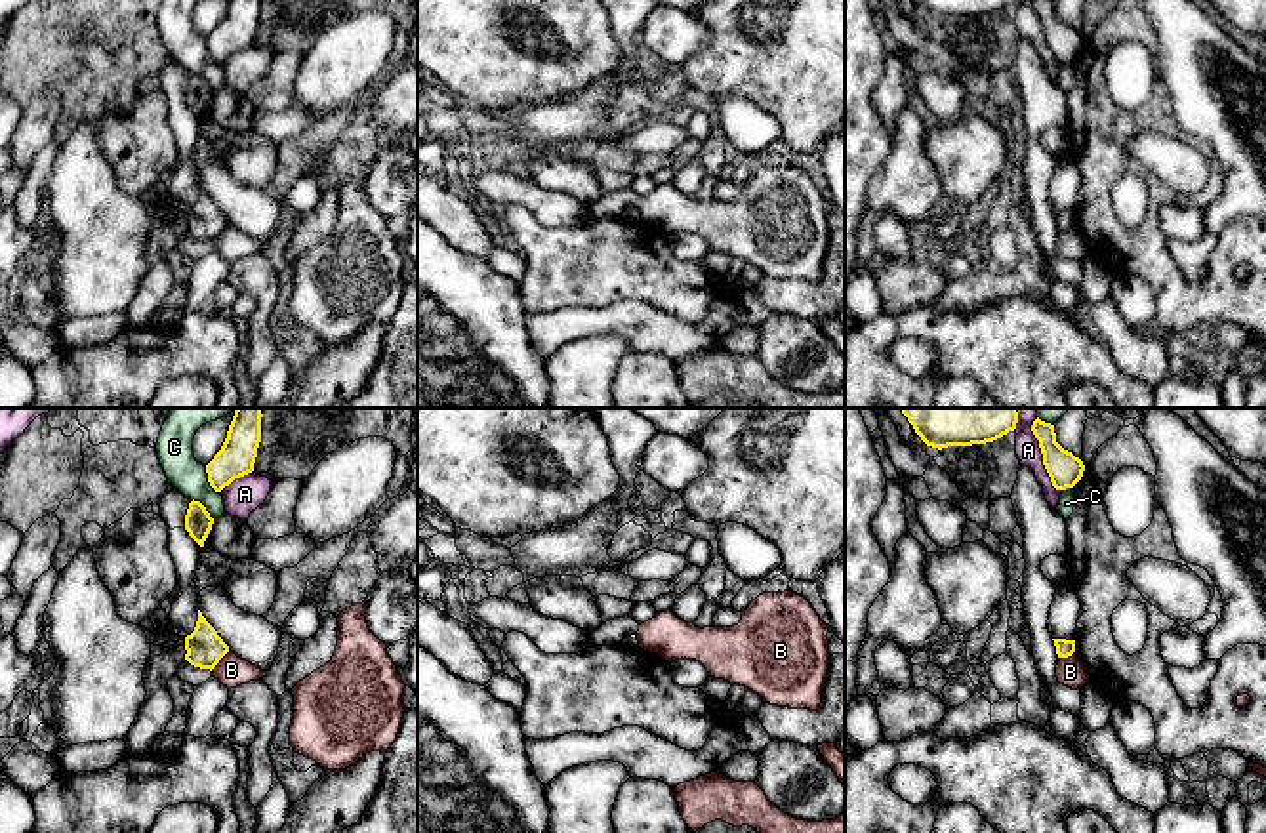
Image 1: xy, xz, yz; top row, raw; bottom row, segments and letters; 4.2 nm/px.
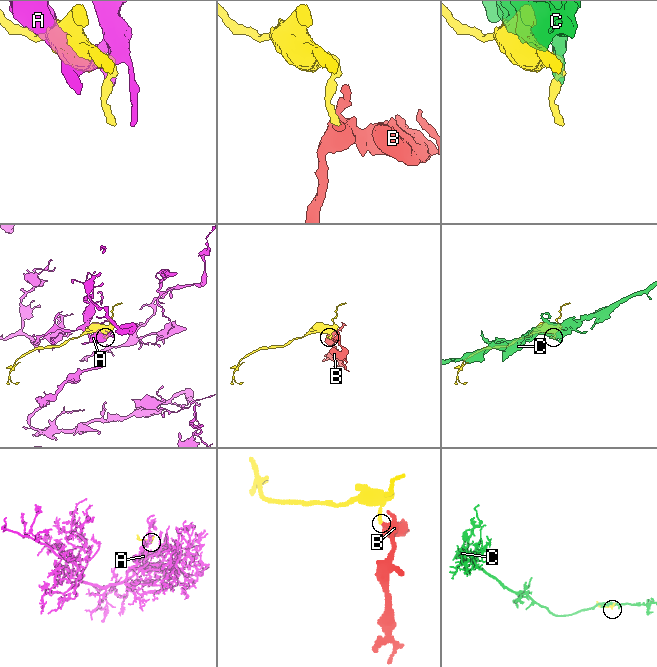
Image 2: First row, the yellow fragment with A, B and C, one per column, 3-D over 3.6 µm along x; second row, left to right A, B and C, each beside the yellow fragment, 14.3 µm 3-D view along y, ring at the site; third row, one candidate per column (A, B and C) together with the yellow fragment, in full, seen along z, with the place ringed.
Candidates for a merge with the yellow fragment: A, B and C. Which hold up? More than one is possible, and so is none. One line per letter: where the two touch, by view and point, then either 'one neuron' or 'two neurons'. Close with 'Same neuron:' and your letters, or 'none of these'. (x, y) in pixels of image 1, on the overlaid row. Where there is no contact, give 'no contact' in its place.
A: contact yz (1043, 456); two neurons
B: contact xy (220, 658); two neurons
C: contact xy (208, 481); two neurons
Same neuron: none of these

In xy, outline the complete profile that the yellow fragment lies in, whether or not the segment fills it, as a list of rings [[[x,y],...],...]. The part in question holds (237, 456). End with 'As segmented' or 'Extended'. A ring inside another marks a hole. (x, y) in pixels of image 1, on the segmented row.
[[[236,408],[221,450],[206,465],[208,482],[221,492],[254,471],[261,442],[261,408]]]. As segmented

